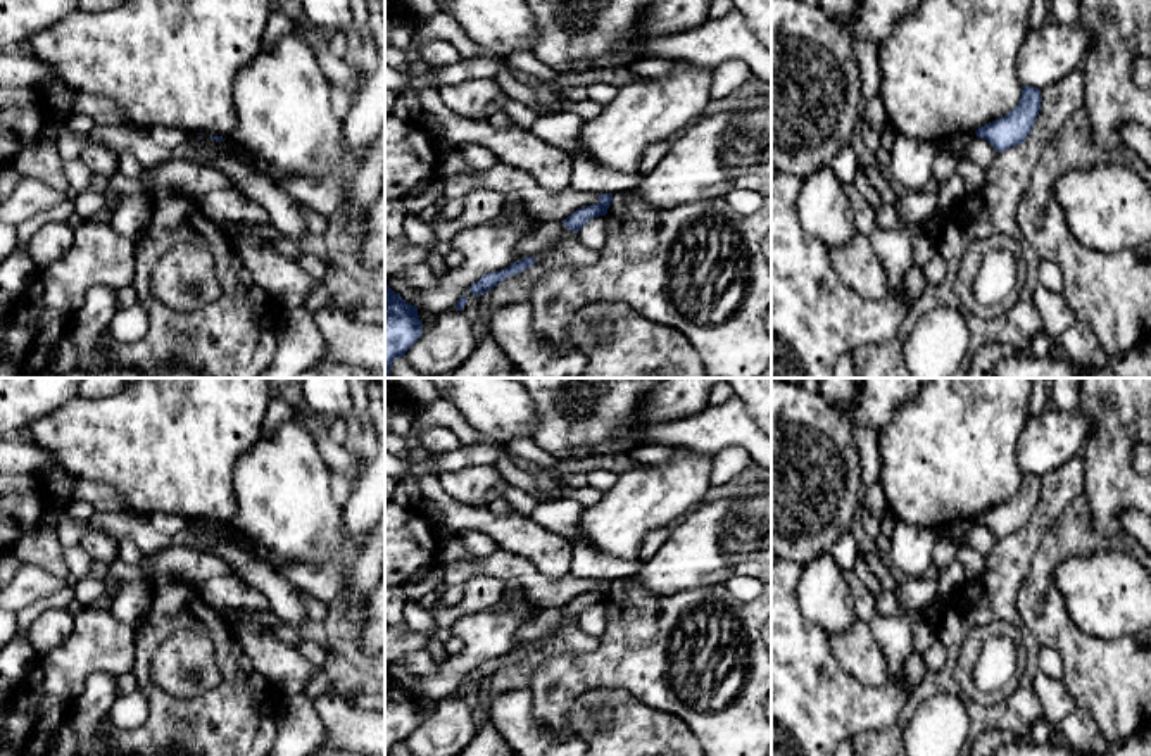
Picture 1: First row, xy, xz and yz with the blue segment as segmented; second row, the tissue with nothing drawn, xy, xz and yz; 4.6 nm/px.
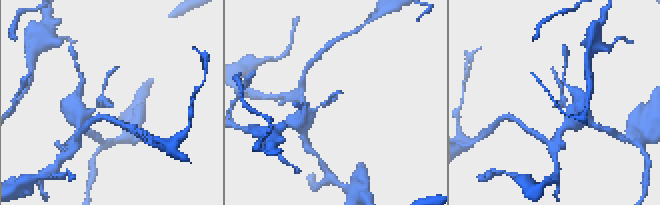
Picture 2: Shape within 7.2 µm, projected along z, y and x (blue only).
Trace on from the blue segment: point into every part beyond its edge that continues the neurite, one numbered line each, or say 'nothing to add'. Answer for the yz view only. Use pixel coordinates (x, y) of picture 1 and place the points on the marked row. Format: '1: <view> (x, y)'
nothing to add

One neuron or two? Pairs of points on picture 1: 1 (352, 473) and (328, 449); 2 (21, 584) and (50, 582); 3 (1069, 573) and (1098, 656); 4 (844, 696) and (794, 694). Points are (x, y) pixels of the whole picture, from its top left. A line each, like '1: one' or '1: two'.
1: one
2: one
3: two
4: one

